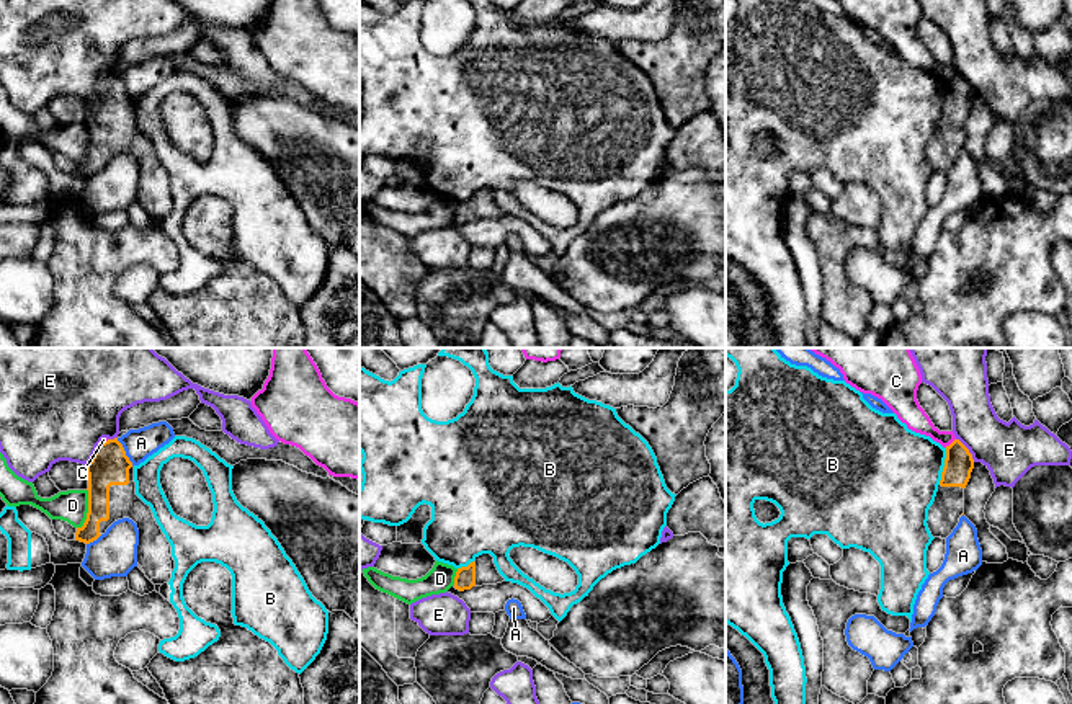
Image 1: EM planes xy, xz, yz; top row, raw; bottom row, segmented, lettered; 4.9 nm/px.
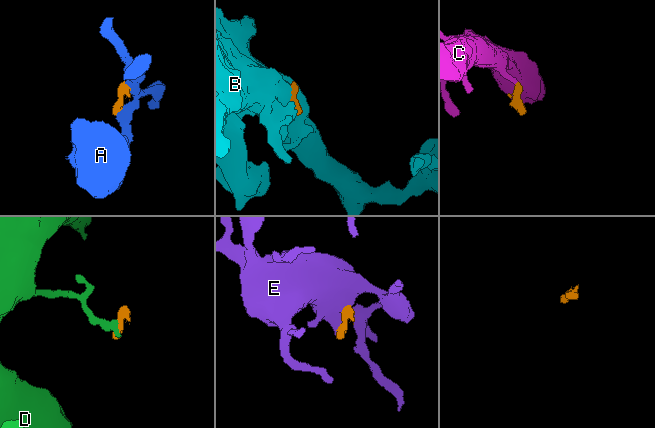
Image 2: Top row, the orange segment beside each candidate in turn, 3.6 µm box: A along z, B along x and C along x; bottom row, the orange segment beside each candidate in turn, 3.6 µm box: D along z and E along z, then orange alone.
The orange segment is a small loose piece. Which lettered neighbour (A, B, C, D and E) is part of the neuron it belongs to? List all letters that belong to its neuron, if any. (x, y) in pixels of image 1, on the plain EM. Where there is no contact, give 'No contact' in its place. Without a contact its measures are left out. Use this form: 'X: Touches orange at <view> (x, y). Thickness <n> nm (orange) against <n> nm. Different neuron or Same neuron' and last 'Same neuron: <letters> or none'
A: Touches orange at xy (125, 85). Thickness 190 nm (orange) against 150 nm. Different neuron
B: Touches orange at yz (945, 100). Thickness 140 nm (orange) against 440 nm. Different neuron
C: Touches orange at yz (951, 77). Thickness 140 nm (orange) against 120 nm. Different neuron
D: Touches orange at xy (89, 144). Thickness 190 nm (orange) against 160 nm. Different neuron
E: Touches orange at yz (968, 84). Thickness 140 nm (orange) against 280 nm. Different neuron
Same neuron: none

